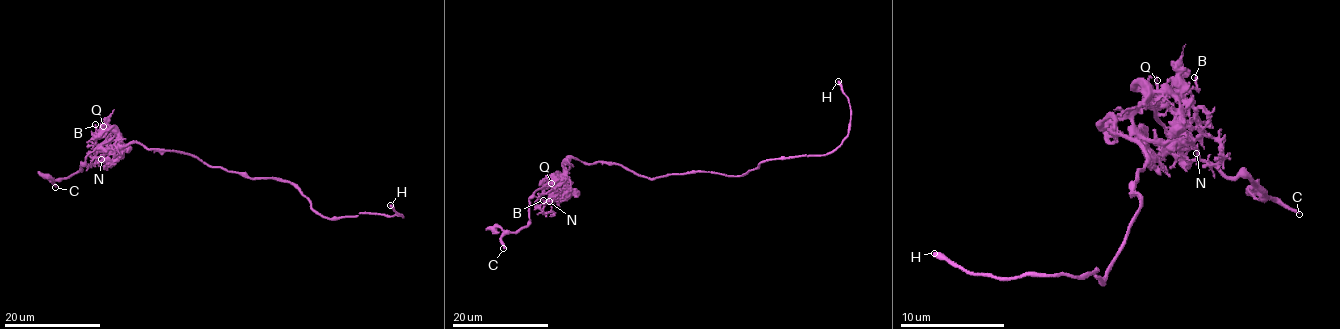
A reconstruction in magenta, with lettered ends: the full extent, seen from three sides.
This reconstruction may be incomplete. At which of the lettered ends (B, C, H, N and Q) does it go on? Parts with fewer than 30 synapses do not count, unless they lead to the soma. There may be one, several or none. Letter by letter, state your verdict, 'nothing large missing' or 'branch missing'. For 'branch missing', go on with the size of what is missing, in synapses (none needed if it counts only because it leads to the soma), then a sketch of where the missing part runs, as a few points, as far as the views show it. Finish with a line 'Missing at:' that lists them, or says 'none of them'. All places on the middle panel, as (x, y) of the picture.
B: nothing large missing
C: branch missing | 120 syn | (503, 248), (511, 255), (494, 230)
H: nothing large missing
N: nothing large missing
Q: nothing large missing
Missing at: C

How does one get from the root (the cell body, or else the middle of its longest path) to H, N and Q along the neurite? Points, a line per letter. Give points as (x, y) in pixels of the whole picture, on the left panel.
H: (220, 168), (250, 177), (289, 181), (314, 210), (330, 218), (359, 214), (402, 216), (390, 205)
N: (220, 168), (207, 165), (185, 153), (152, 150), (136, 143), (122, 146), (107, 159), (109, 161), (101, 159)
Q: (220, 168), (176, 151), (152, 150), (136, 143), (122, 146), (120, 138), (107, 124), (103, 126)

